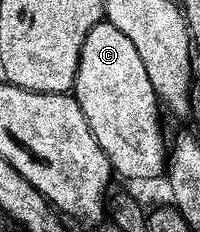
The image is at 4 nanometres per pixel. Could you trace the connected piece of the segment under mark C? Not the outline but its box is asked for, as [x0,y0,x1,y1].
[71,22,167,180]

